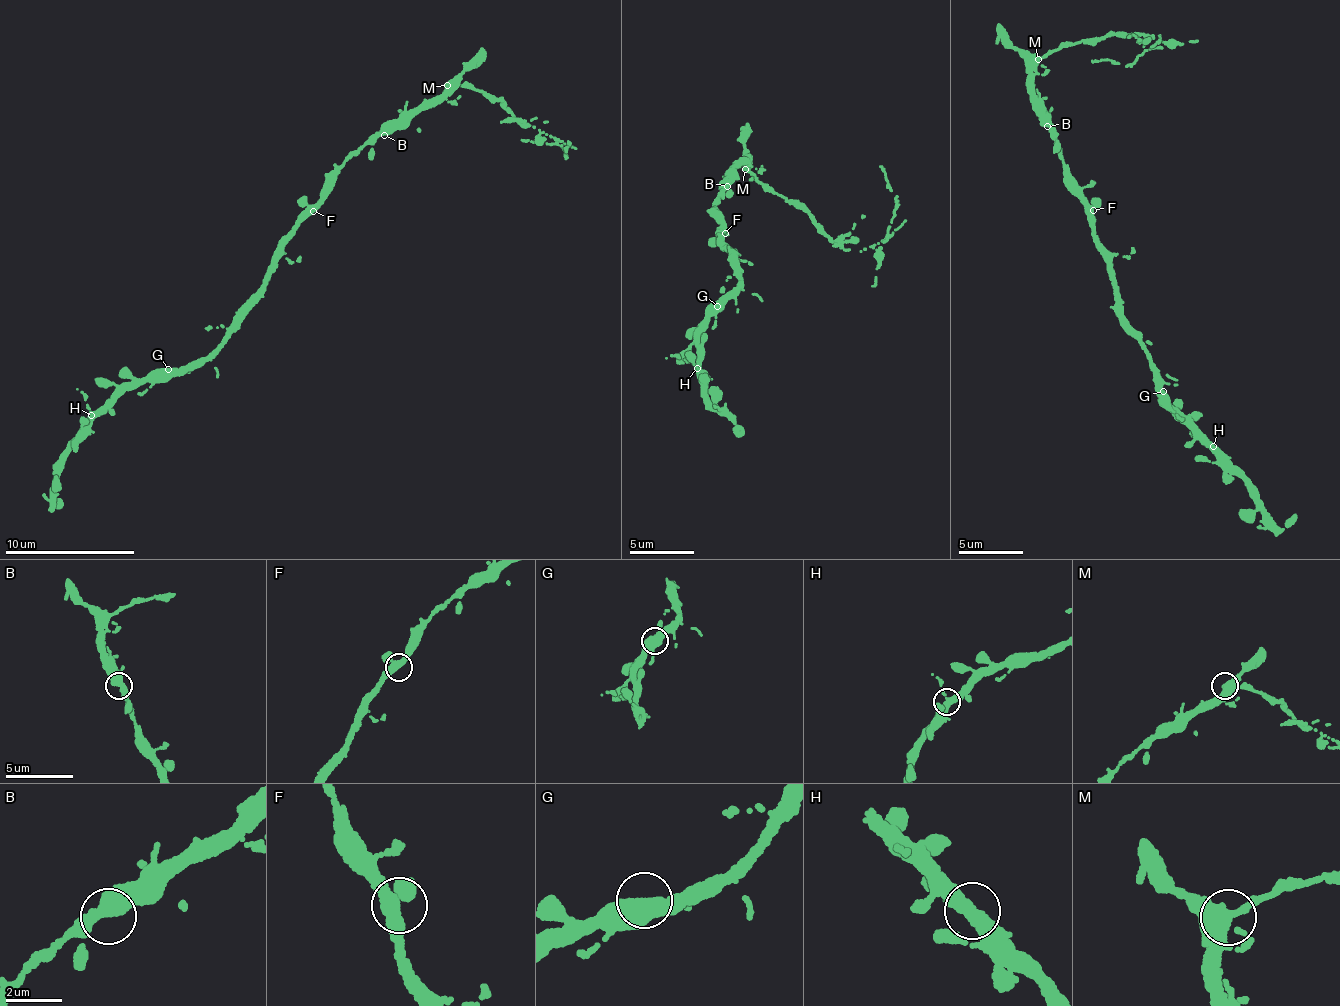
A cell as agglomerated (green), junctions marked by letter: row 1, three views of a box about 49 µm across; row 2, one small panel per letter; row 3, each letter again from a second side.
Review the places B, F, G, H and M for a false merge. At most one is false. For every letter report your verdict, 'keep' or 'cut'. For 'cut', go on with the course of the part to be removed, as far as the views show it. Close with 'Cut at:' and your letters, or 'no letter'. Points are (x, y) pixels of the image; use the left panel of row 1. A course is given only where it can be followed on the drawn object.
B: keep
F: keep
G: keep
H: keep
M: cut; course (446, 86), (490, 94), (521, 123), (529, 124), (552, 139), (567, 157), (568, 143)
Cut at: M

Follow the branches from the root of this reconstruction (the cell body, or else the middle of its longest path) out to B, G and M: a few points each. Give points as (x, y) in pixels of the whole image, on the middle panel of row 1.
B: (719, 229), (722, 225), (710, 210), (727, 186)
G: (719, 229), (723, 240), (727, 244), (725, 247), (728, 245), (737, 251), (732, 258), (741, 280), (717, 306)
M: (719, 229), (722, 225), (710, 210), (741, 163), (748, 166), (745, 170)

